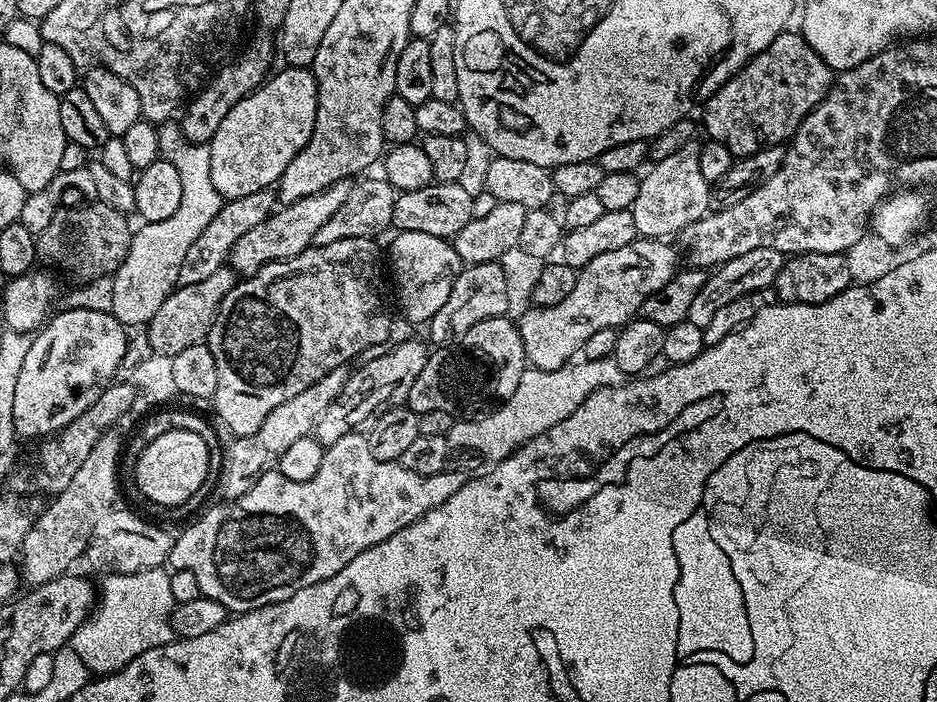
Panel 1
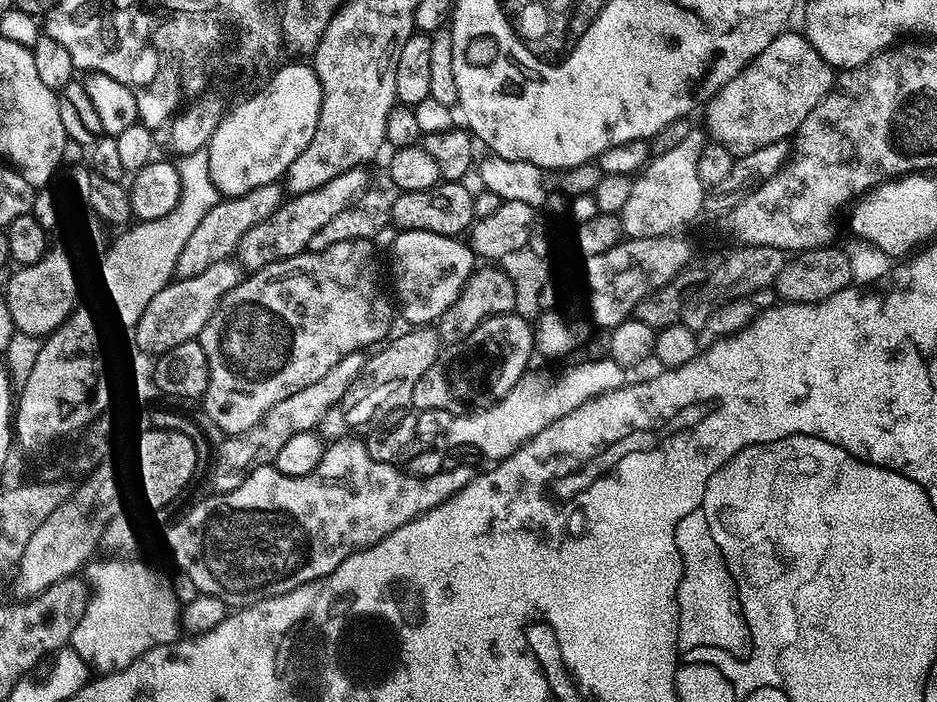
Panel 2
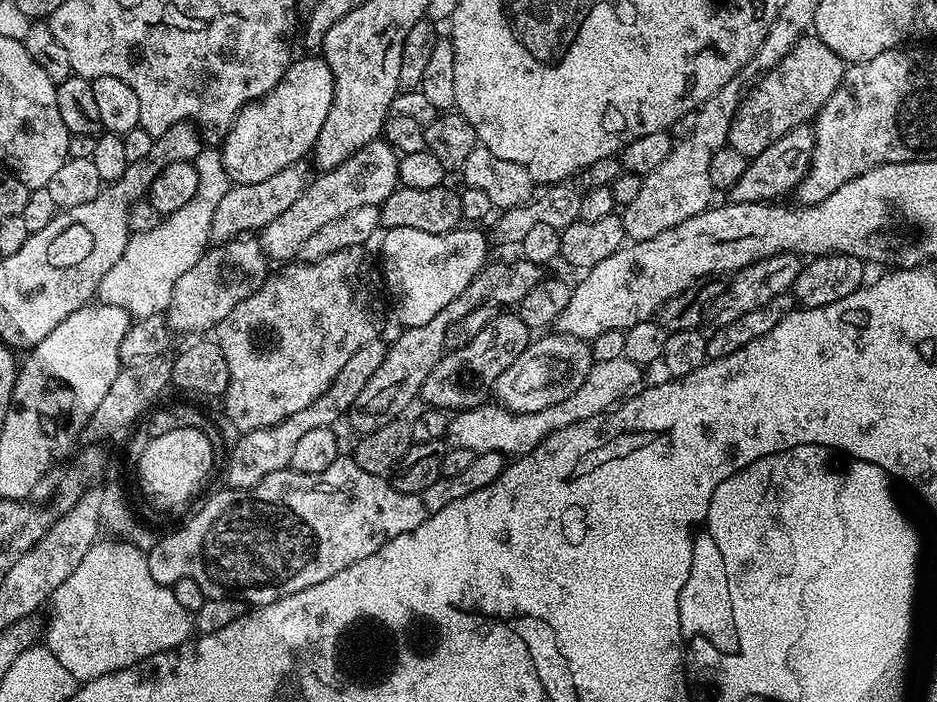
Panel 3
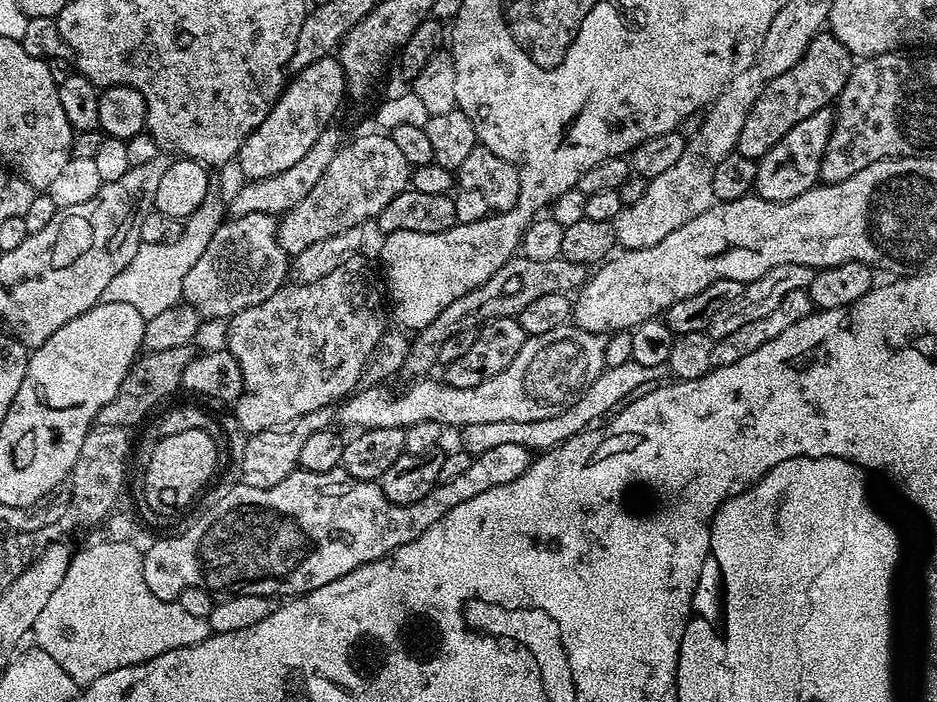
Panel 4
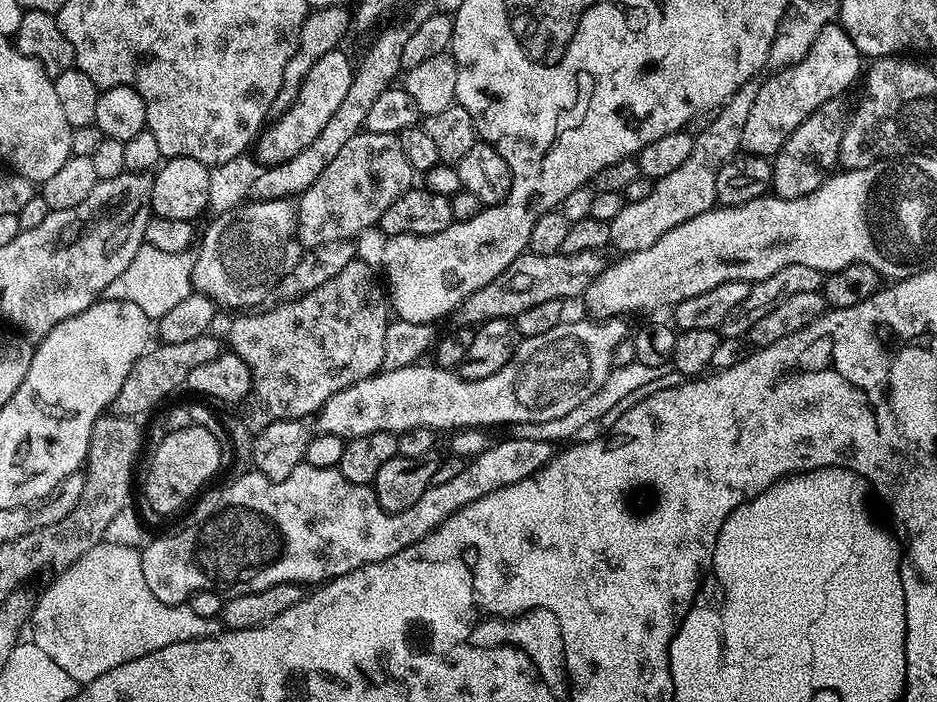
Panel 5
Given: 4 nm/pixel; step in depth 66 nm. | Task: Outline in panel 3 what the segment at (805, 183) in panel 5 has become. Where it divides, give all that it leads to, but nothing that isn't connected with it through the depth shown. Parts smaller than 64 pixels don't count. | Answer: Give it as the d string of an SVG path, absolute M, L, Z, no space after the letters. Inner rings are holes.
M799 124L794 130L790 130L774 146L766 146L762 154L751 157L746 166L742 178L730 189L726 196L733 204L763 204L765 202L776 202L787 194L795 193L796 187L806 178L810 170L810 162L814 154L815 131L808 124Z

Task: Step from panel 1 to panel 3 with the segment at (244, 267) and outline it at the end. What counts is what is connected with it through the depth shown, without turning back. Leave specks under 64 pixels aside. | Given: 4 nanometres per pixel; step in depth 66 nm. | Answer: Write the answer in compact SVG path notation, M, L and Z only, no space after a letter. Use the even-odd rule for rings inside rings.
M377 138L369 142L358 154L346 158L342 166L334 166L334 170L320 172L309 183L308 189L294 202L294 206L288 207L283 214L278 214L274 222L260 229L258 239L260 249L269 261L292 262L298 257L299 250L322 226L330 222L338 222L346 217L352 210L362 206L379 206L384 203L390 194L400 184L398 178L398 166L400 161L398 154L388 145L383 138Z

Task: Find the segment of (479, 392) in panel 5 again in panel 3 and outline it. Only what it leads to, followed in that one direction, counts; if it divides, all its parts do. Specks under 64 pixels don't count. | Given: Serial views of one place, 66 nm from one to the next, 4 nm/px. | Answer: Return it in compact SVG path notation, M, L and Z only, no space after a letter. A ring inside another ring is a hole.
M544 334L541 340L533 339L528 348L502 374L494 389L494 396L509 412L537 412L555 404L566 402L578 386L588 377L594 363L589 341L563 334Z

